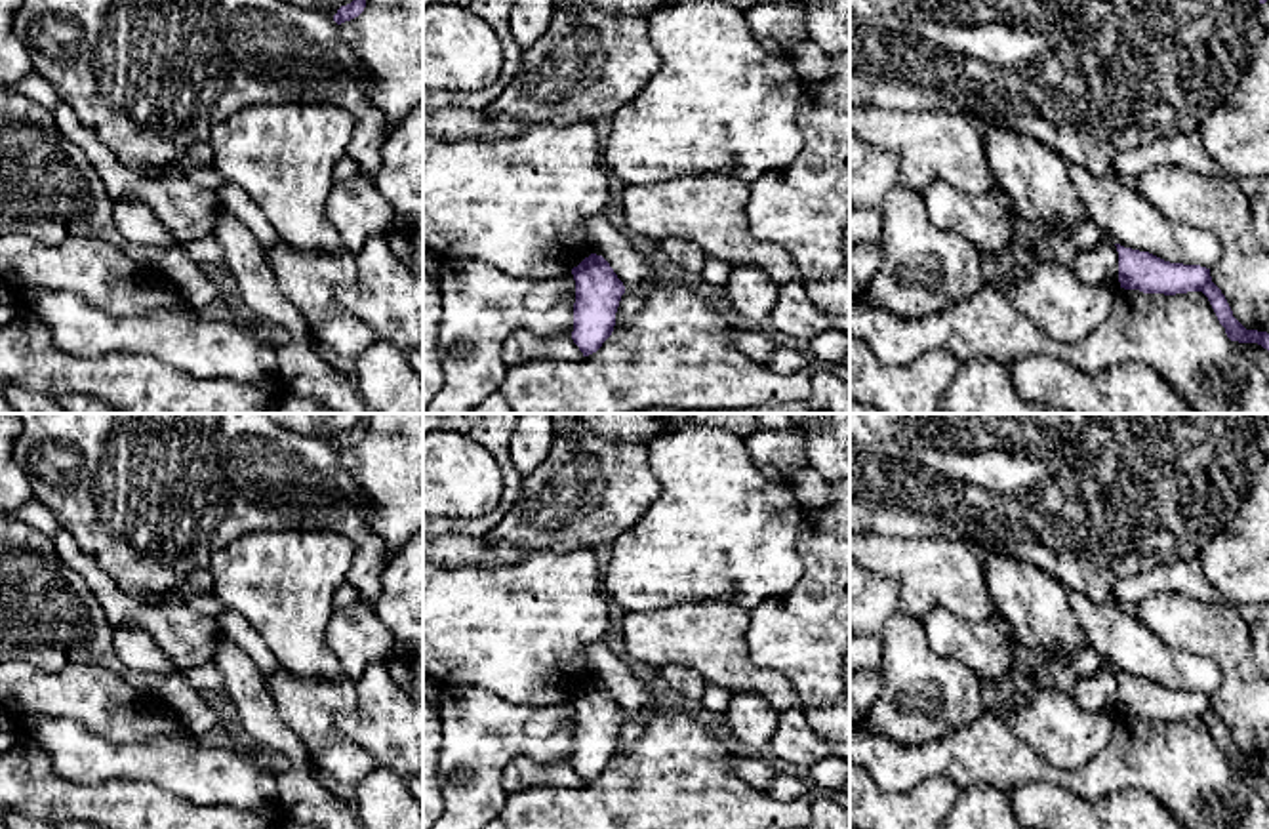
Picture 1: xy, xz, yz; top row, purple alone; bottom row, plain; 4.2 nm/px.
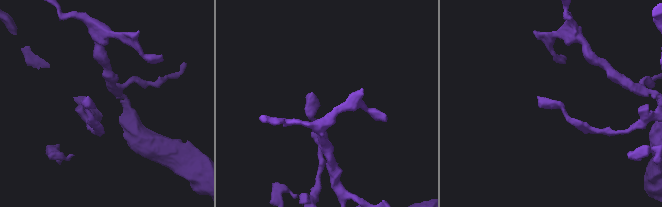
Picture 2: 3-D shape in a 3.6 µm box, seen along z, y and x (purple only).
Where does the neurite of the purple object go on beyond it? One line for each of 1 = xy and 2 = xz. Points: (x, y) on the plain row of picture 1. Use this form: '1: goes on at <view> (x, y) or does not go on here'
1: does not go on here
2: does not go on here

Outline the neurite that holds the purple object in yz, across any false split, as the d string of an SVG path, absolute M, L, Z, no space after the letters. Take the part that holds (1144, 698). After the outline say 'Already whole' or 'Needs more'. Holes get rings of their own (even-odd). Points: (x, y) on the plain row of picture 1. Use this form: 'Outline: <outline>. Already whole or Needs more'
Outline: M1115 671L1118 678L1118 709L1124 717L1139 717L1143 720L1187 720L1202 718L1219 751L1231 768L1258 770L1269 778L1269 760L1246 757L1235 743L1221 720L1212 709L1210 696L1200 692L1183 692L1164 688L1149 678L1139 678Z. Already whole

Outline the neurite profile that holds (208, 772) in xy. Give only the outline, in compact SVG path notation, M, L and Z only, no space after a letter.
M55 717L36 720L25 738L74 785L149 781L192 804L225 804L280 818L278 778L250 760L238 741L173 734L114 743L80 722Z

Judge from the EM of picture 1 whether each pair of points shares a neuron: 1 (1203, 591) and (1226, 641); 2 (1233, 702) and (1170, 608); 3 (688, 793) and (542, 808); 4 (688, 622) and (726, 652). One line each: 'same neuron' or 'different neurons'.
1: different neurons
2: same neuron
3: same neuron
4: same neuron

